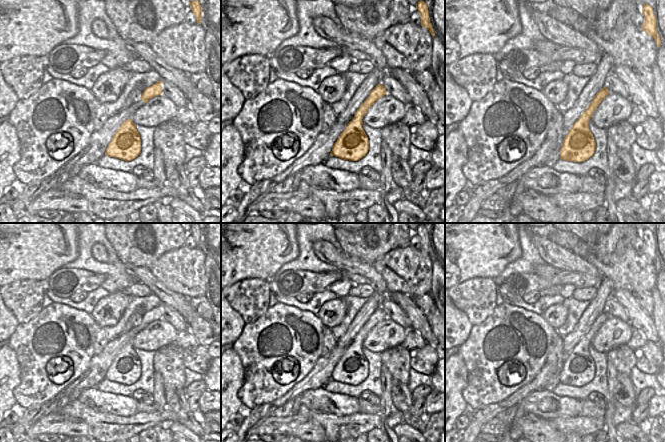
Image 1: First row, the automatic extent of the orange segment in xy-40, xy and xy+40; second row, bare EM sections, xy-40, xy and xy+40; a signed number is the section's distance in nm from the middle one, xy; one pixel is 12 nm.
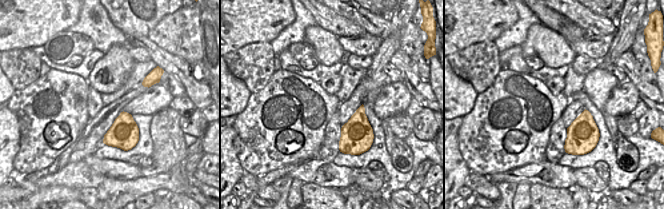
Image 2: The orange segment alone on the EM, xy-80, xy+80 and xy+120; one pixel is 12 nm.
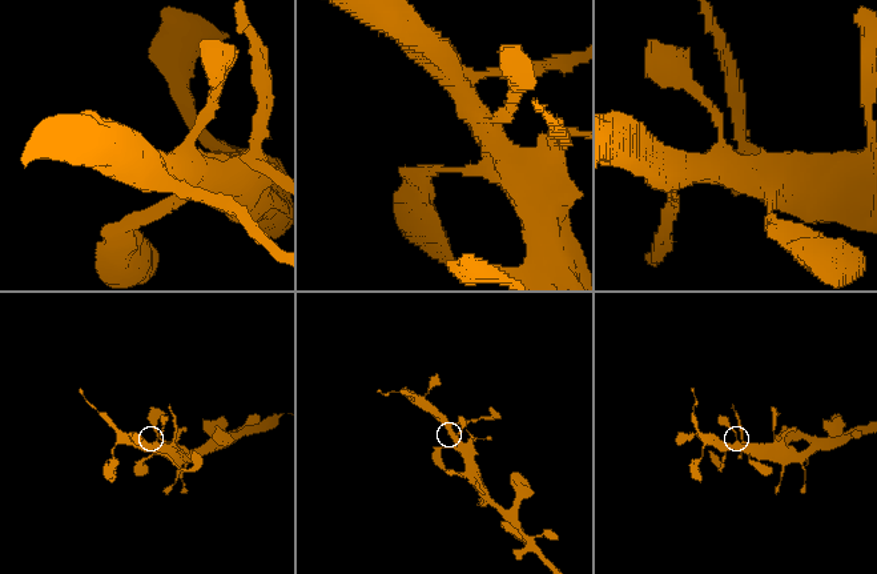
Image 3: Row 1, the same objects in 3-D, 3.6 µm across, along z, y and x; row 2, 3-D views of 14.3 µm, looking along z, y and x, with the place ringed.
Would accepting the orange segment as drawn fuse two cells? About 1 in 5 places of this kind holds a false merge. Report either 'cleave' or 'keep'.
keep

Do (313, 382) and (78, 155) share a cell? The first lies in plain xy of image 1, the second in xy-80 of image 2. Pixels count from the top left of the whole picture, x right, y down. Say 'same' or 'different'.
different

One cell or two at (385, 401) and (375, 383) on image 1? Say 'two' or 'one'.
two

